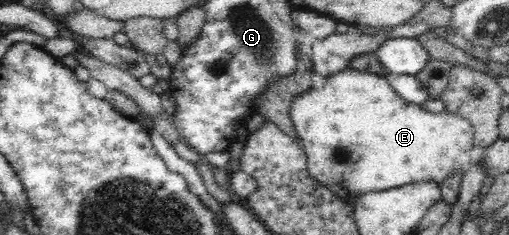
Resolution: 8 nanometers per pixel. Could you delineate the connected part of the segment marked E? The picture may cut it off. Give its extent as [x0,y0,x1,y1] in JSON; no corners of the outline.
[290,68,477,202]

